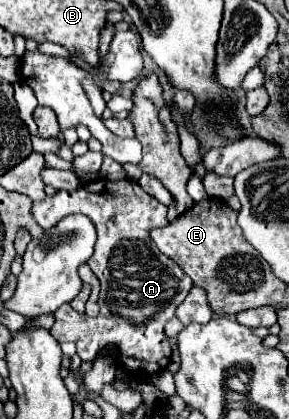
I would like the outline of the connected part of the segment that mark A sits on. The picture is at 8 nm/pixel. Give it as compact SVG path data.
M97 179L93 183L85 183L77 191L57 191L57 195L47 195L41 203L33 203L33 217L37 219L37 223L43 229L49 229L63 217L75 215L75 213L87 215L97 229L97 249L95 249L93 257L89 259L89 267L101 281L101 293L99 293L101 309L99 309L97 317L89 317L83 313L81 323L55 323L49 329L51 335L59 343L73 341L77 345L77 355L83 361L93 361L101 347L115 345L119 351L119 357L115 357L115 361L121 367L129 369L133 377L143 379L147 375L163 371L169 365L169 357L171 357L171 343L169 343L163 327L169 319L175 317L177 305L181 305L185 301L187 293L193 287L193 281L179 269L179 265L175 261L171 261L167 255L163 255L157 249L157 245L151 241L151 235L149 235L151 229L165 227L169 223L167 207L161 205L149 193L145 193L139 187L139 183L135 183L135 181L107 181L107 179Z

